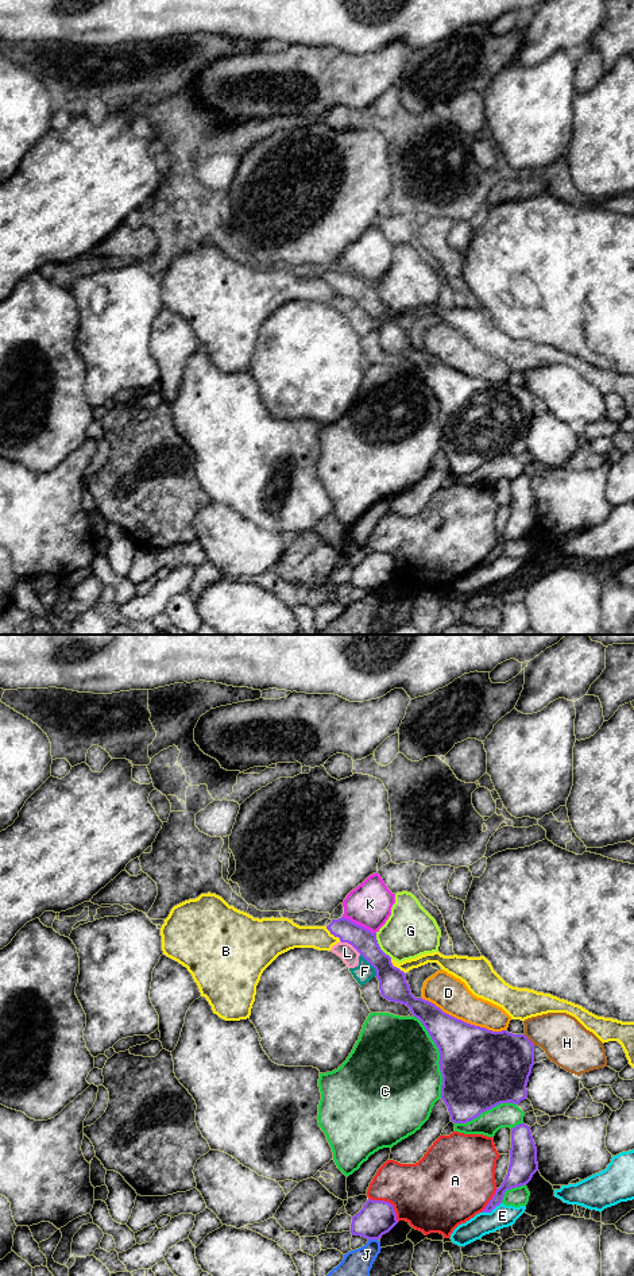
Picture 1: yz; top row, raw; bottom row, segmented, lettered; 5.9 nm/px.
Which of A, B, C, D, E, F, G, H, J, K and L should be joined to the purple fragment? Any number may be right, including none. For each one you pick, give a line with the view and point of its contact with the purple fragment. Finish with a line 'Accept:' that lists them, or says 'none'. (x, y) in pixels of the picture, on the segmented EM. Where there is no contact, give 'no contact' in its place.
Accept: none

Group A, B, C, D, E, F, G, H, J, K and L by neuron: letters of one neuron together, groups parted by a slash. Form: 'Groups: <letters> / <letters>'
Groups: A / B / C / D / E / F L / G / H / J / K

